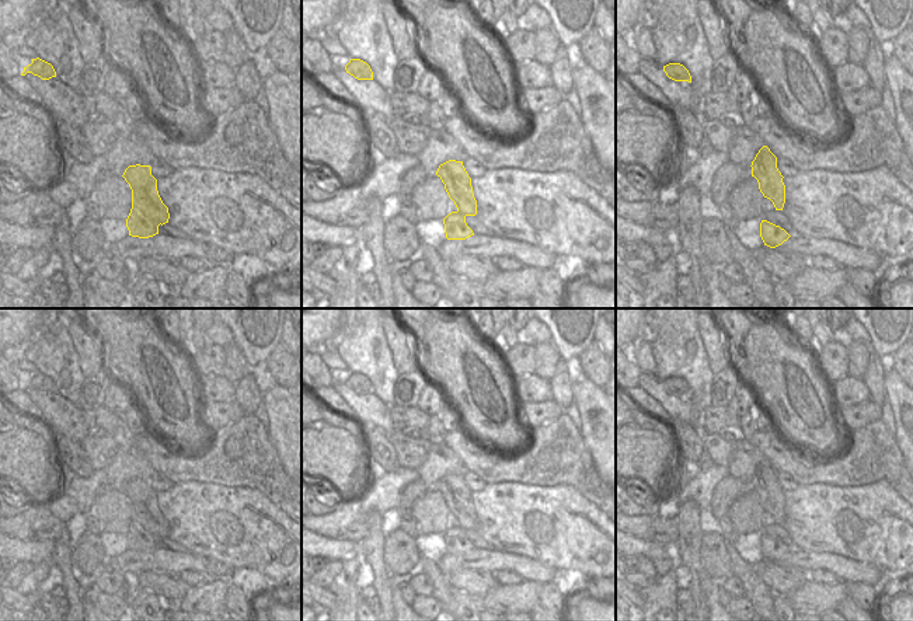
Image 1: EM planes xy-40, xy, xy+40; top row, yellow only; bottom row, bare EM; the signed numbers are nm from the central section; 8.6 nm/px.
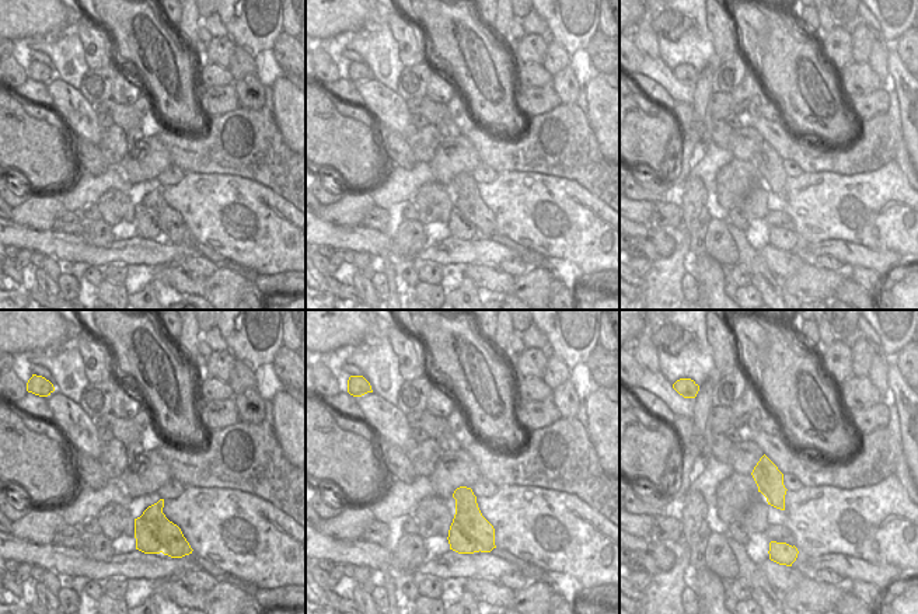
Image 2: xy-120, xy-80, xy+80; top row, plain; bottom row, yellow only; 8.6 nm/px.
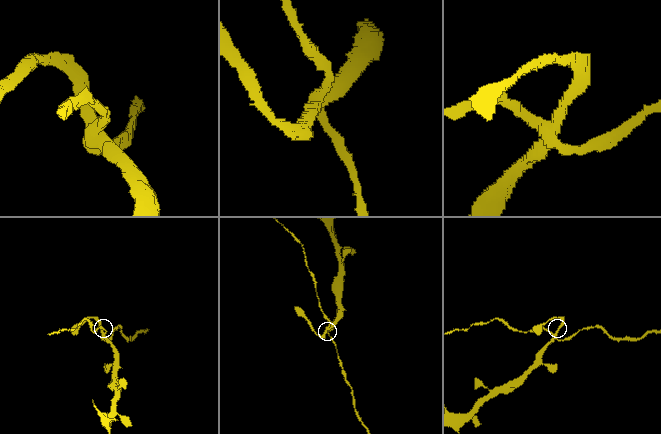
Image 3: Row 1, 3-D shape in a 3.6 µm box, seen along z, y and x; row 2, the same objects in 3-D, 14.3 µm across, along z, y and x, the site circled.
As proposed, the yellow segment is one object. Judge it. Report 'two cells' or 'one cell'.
two cells

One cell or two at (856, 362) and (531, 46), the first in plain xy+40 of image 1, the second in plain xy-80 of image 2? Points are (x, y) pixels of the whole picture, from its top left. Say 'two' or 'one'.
two

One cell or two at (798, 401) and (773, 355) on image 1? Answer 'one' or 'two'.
one

